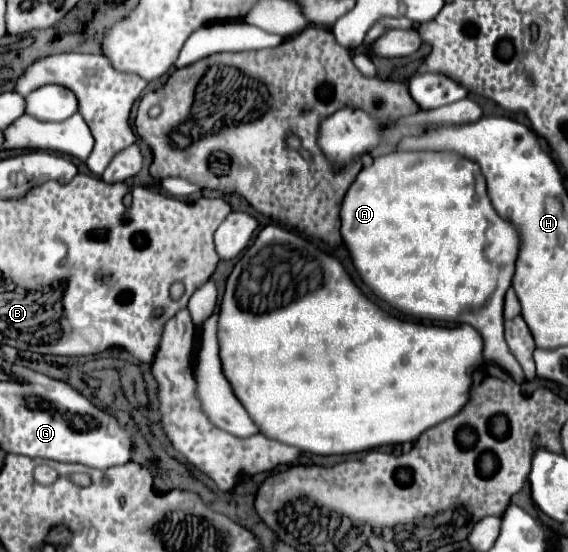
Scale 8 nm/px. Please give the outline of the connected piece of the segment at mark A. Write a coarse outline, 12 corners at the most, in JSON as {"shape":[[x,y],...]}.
{"shape":[[393,152],[341,202],[369,290],[503,336],[519,236],[457,154]]}

